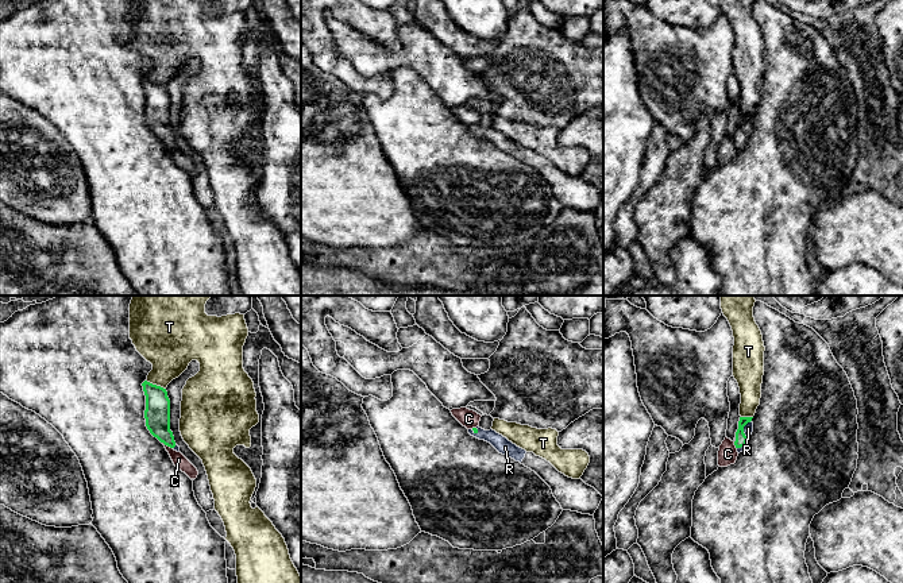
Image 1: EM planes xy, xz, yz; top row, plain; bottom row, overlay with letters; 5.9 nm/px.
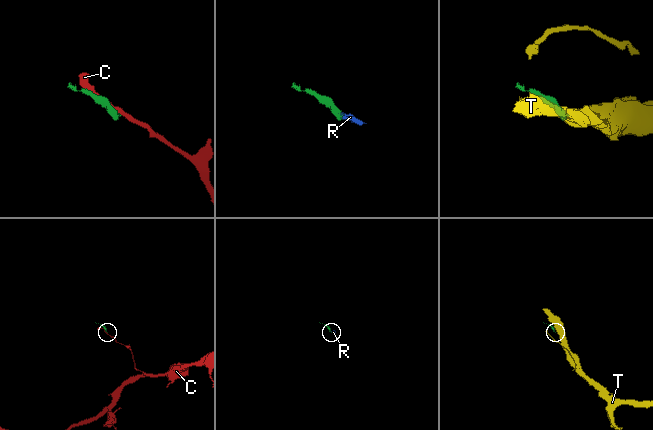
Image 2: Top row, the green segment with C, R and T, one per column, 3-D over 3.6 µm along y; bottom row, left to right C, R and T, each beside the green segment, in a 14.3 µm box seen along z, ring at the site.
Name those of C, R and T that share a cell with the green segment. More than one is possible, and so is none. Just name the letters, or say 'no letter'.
R

